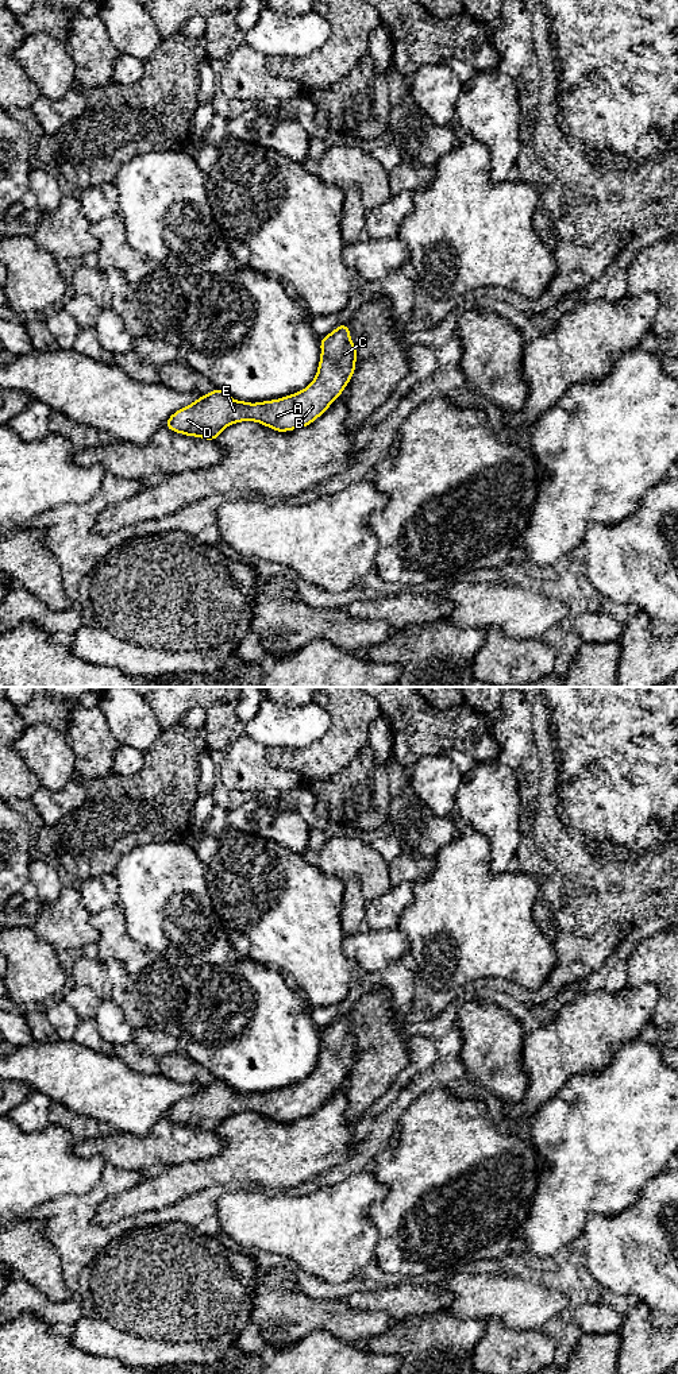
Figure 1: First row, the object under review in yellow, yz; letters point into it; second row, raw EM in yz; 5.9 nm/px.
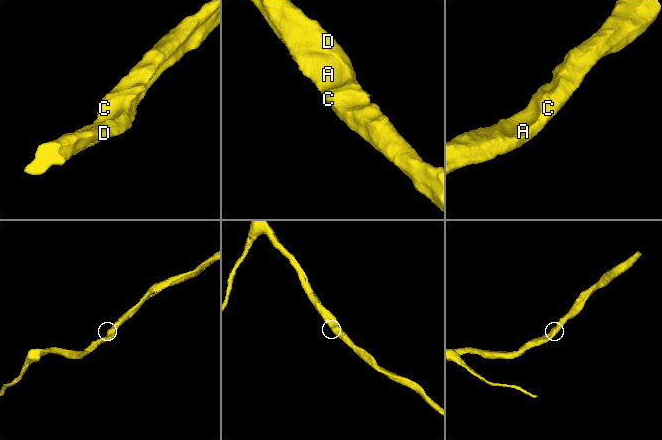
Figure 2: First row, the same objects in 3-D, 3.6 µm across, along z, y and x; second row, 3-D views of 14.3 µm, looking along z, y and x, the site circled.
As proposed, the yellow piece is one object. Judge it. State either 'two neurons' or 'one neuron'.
one neuron

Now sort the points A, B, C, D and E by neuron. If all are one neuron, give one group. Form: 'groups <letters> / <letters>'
groups A B C D E

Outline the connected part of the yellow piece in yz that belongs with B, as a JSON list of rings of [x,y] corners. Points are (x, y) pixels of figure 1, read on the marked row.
[[[347,324],[320,340],[320,362],[312,383],[296,394],[249,404],[232,400],[223,389],[201,395],[173,413],[165,427],[185,436],[216,440],[231,424],[257,421],[277,432],[311,425],[343,393],[355,371],[358,350]]]

